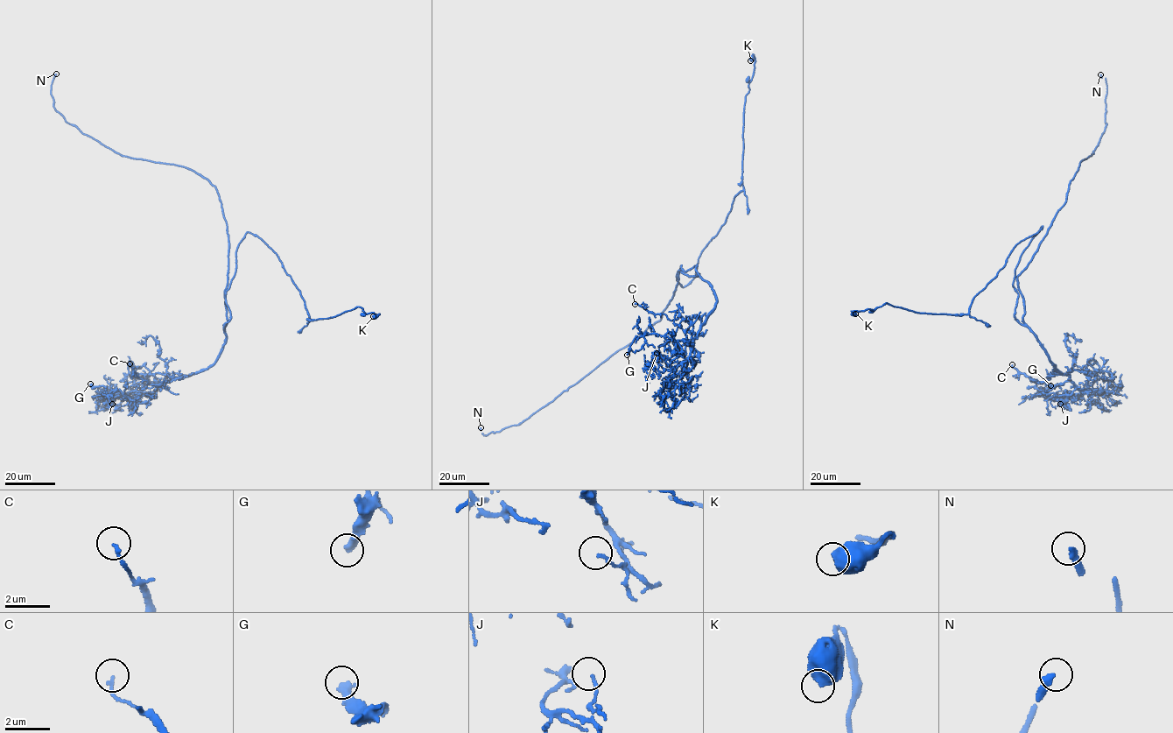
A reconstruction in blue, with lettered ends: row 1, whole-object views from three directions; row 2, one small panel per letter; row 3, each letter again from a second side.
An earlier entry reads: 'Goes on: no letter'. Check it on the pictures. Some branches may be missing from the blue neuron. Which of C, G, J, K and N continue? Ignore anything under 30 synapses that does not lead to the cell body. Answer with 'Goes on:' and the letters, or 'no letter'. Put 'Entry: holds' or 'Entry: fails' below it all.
Goes on: N
Entry: fails

